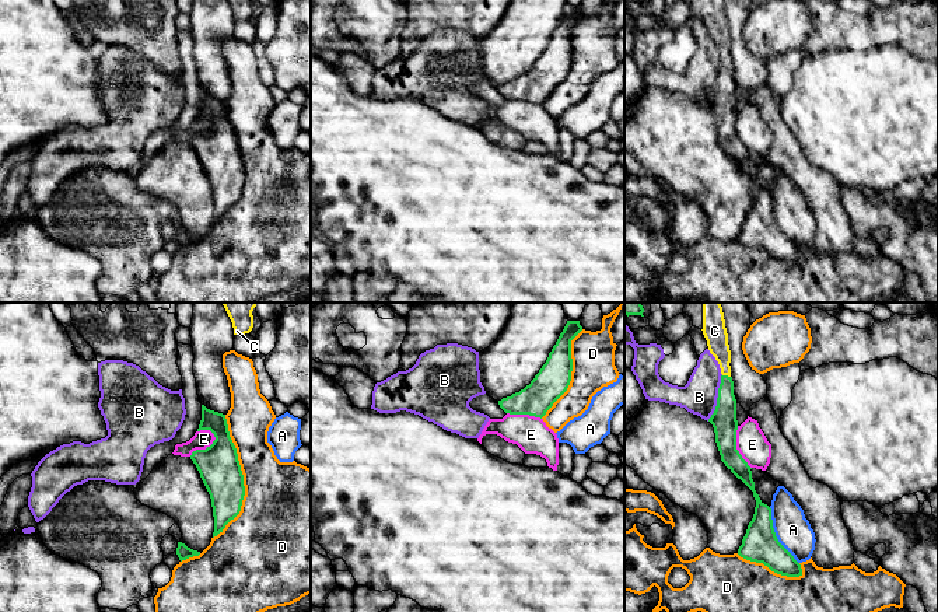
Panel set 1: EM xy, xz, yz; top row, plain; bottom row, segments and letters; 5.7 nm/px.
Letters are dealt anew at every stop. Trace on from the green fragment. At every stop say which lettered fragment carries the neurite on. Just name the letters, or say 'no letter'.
C

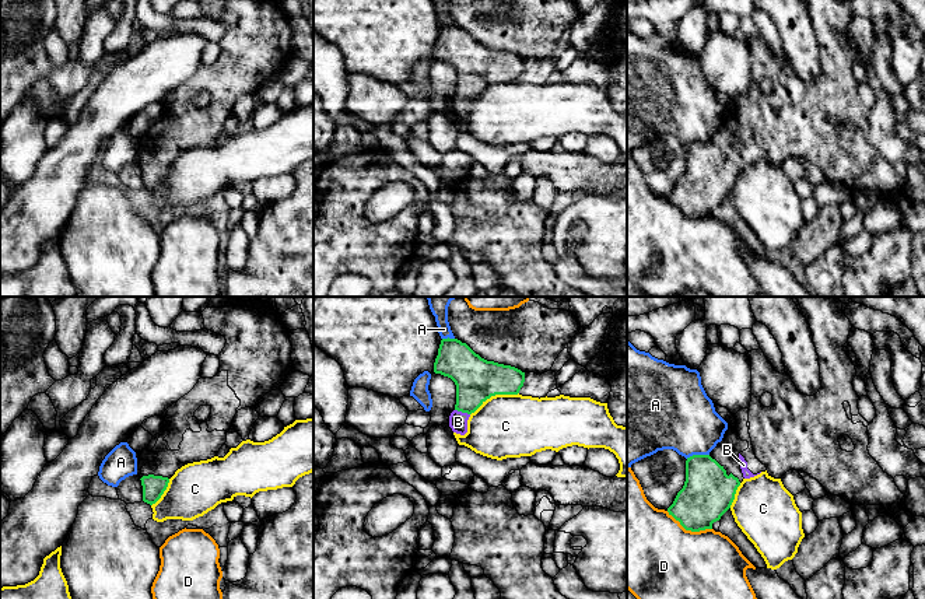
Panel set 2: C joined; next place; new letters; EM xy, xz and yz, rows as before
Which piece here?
B

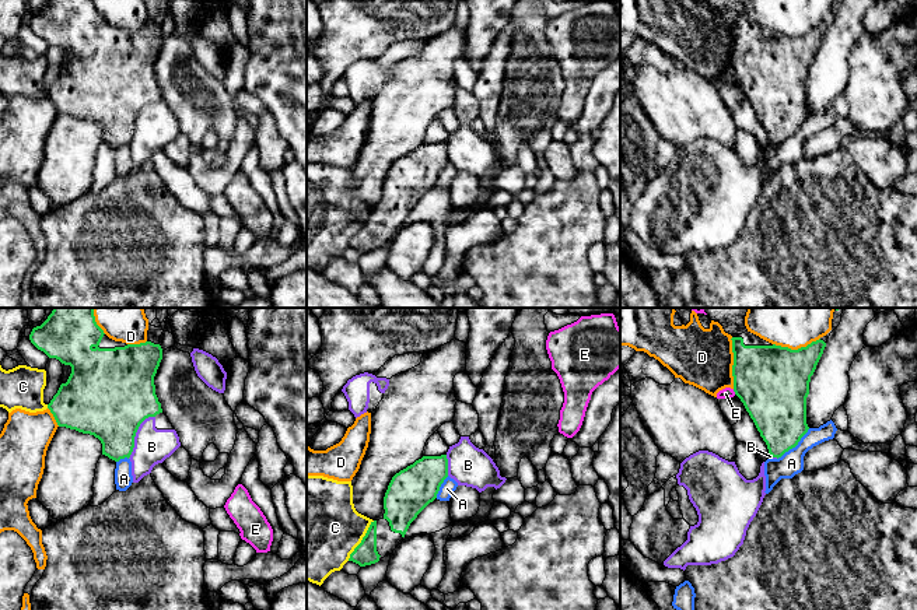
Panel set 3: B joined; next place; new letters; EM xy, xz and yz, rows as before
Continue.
no letter

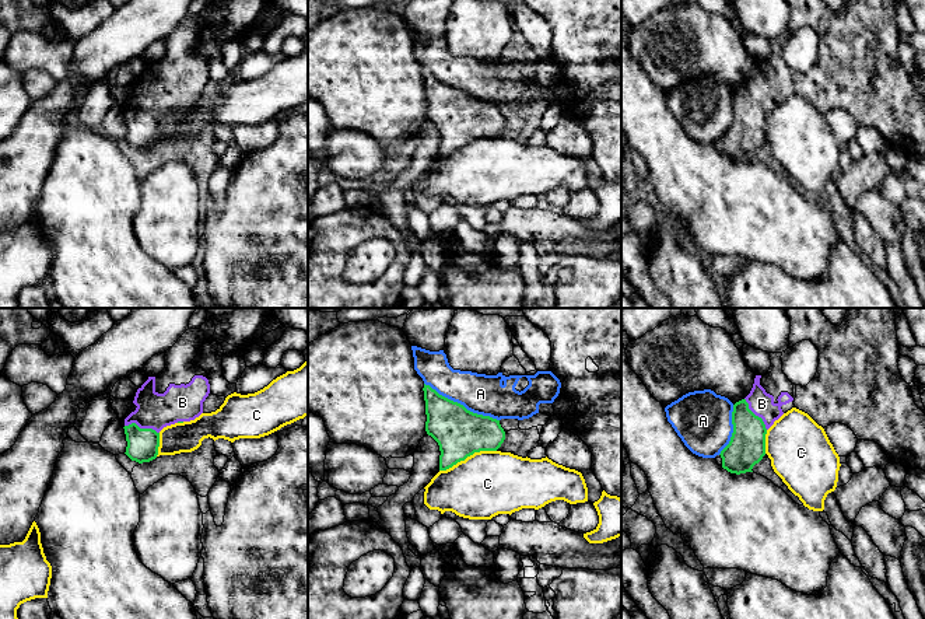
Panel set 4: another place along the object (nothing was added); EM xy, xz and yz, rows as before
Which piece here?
B

